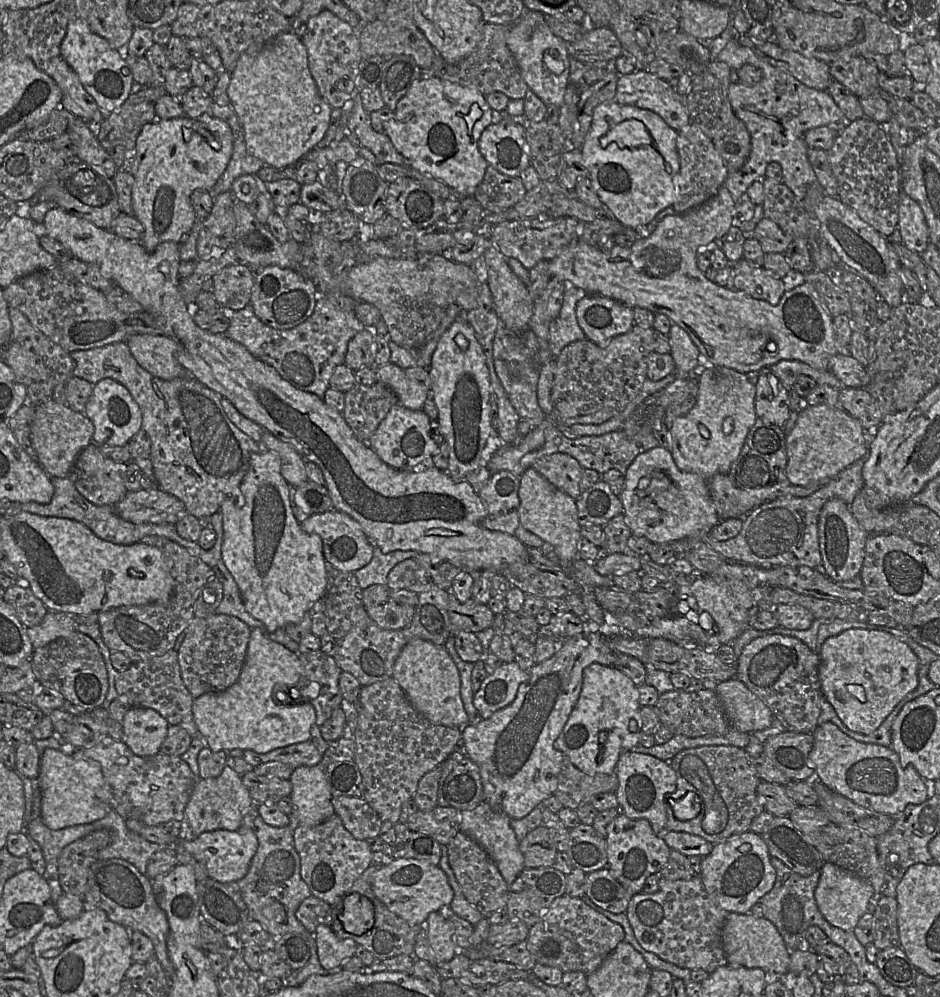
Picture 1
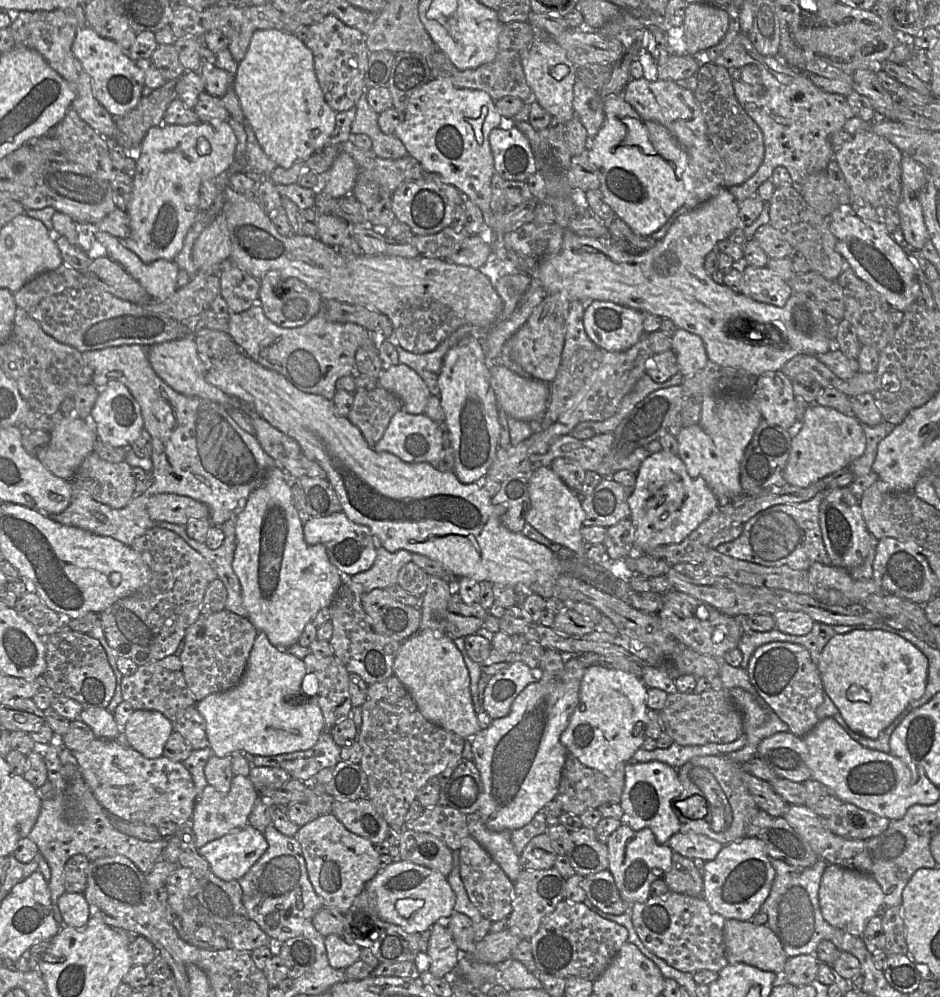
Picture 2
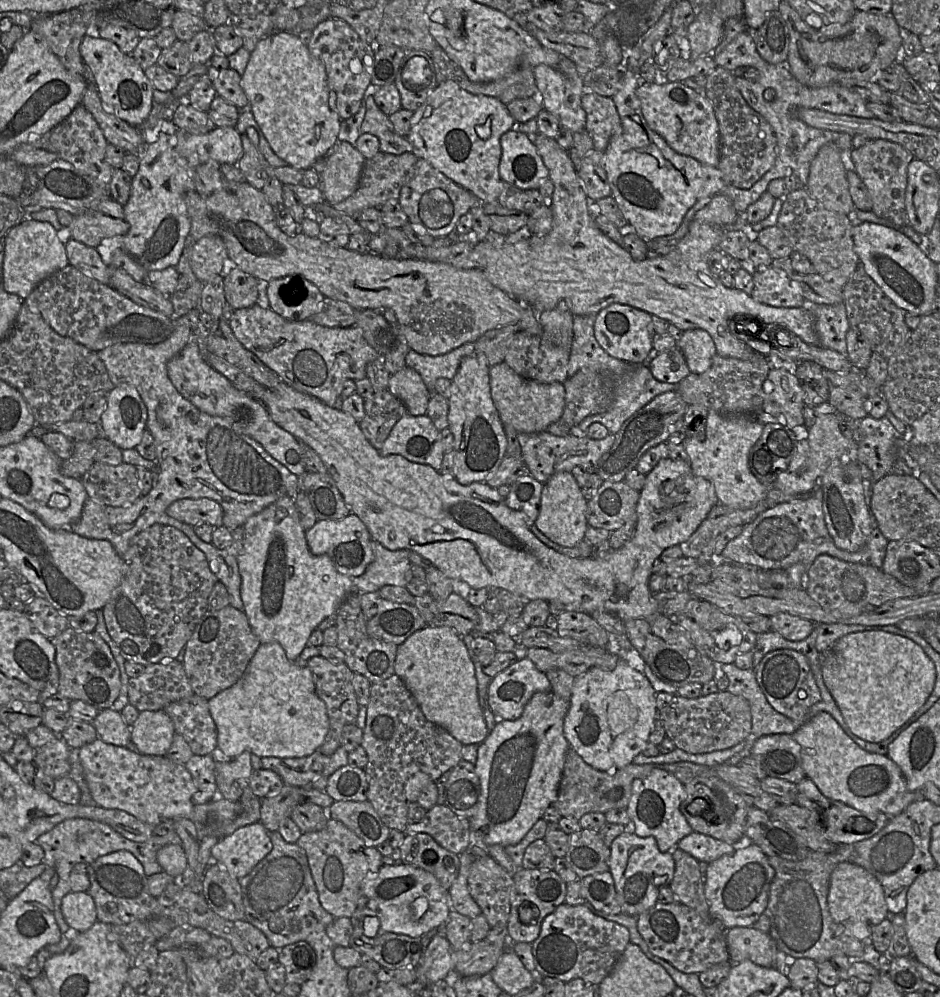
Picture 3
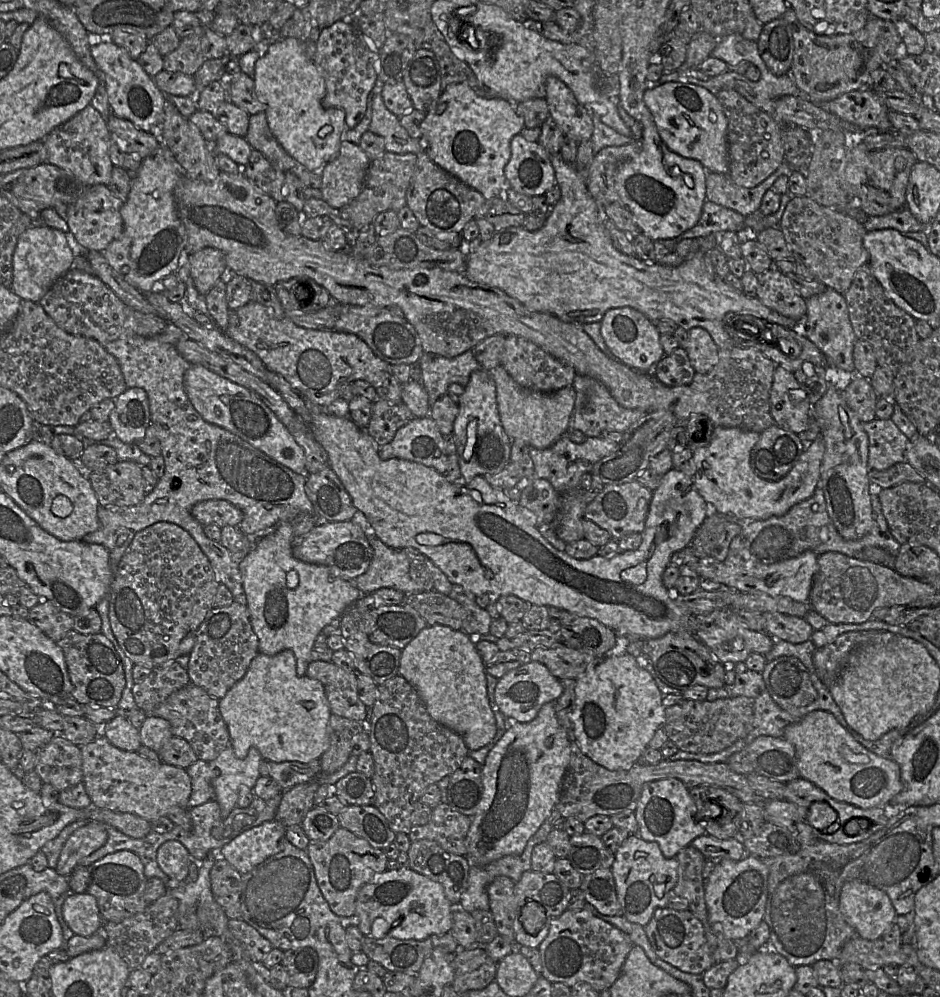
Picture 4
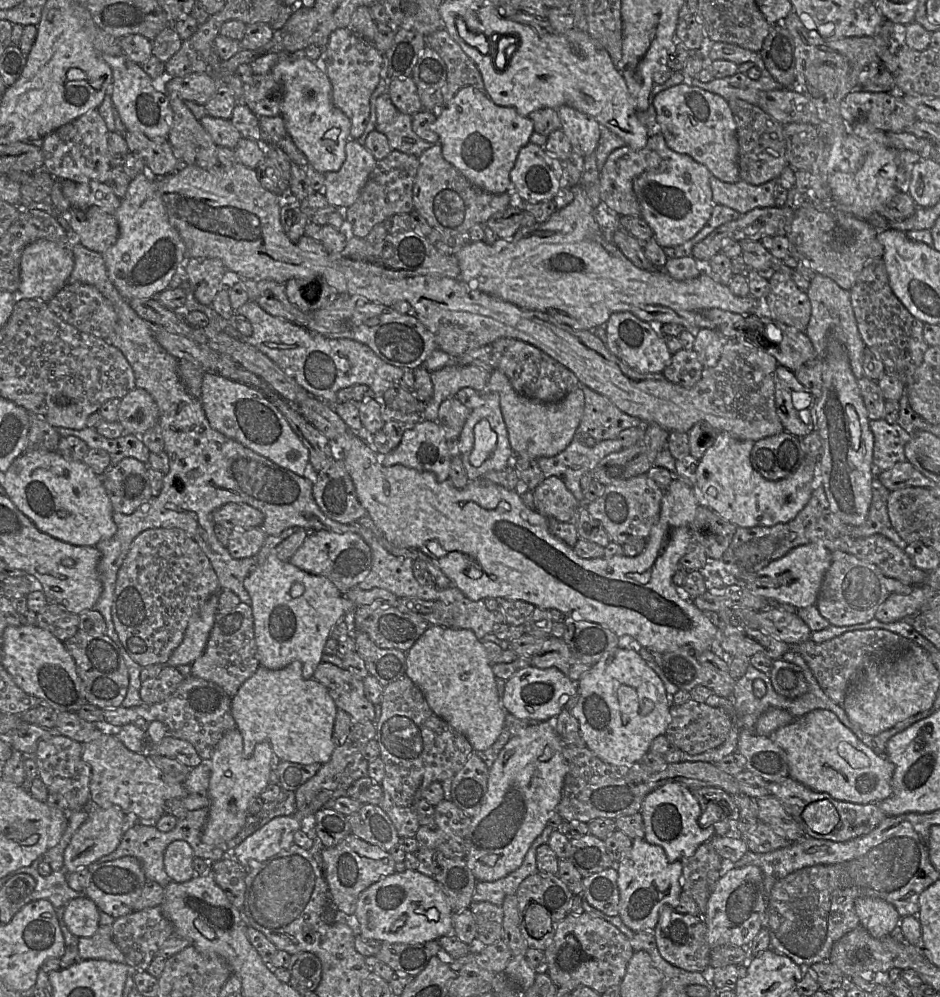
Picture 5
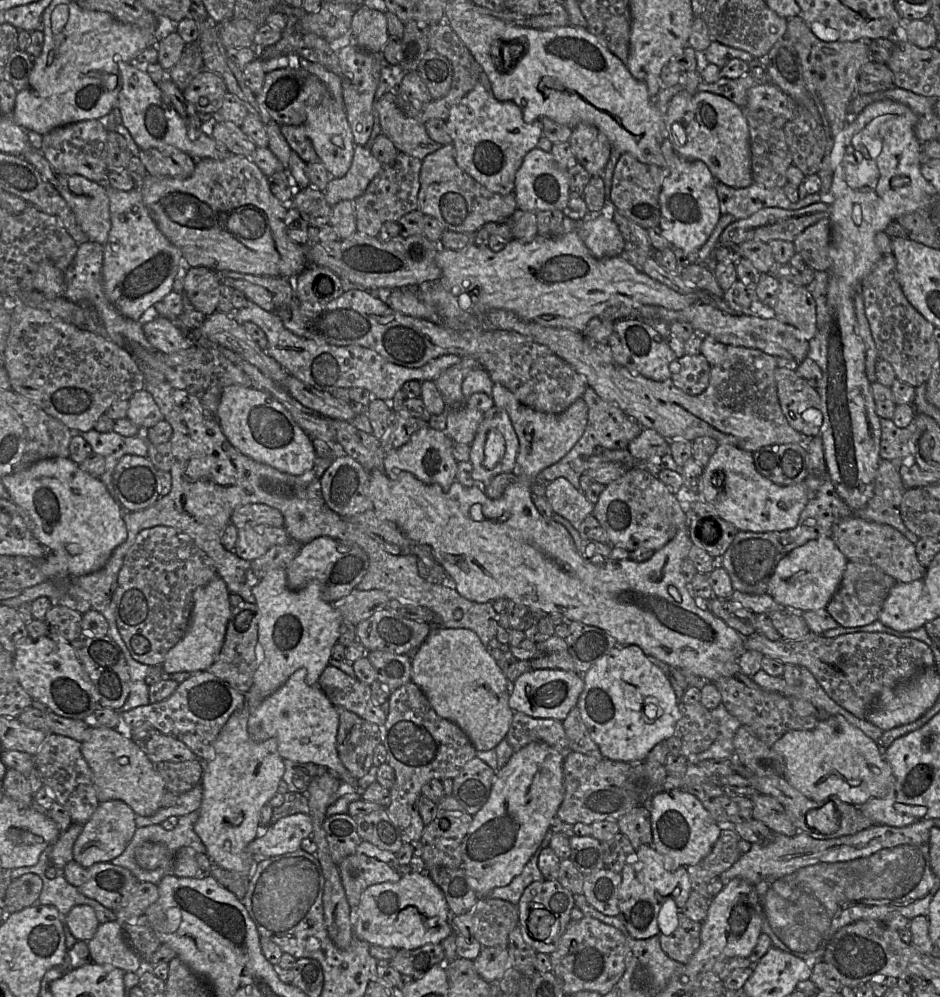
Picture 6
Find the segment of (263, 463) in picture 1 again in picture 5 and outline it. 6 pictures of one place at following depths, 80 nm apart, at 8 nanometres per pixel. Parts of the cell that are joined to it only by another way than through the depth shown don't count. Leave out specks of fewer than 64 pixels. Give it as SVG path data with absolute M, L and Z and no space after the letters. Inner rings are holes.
M270 554L250 572L244 580L244 587L251 598L259 665L278 670L299 661L302 663L303 678L313 679L315 669L322 662L324 646L331 630L344 616L350 616L355 606L328 578L301 570L289 561L280 560L276 554Z

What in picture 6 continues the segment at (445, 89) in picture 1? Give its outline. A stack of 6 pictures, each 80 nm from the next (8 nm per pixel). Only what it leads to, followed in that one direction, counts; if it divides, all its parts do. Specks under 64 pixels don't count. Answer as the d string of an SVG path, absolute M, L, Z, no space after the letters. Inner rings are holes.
M477 85L450 111L445 126L452 138L458 166L493 193L514 193L515 176L525 155L542 137L540 120L526 123L522 110L513 102L498 101L492 90Z

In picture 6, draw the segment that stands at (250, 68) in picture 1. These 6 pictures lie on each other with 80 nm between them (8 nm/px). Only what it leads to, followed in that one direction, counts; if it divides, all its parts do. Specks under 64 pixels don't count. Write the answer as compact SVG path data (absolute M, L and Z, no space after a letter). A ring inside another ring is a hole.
M302 60L299 66L317 76L328 89L326 98L310 110L302 126L306 136L312 142L320 162L325 166L329 174L335 178L342 178L351 166L356 144L344 108L340 77L319 63Z

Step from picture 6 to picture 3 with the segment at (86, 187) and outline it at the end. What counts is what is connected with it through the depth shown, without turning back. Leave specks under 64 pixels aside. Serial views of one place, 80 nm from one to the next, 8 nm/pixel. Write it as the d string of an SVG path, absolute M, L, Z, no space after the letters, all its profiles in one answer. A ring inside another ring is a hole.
M112 197L73 217L68 227L73 239L94 248L104 238L125 235L129 230L123 205Z

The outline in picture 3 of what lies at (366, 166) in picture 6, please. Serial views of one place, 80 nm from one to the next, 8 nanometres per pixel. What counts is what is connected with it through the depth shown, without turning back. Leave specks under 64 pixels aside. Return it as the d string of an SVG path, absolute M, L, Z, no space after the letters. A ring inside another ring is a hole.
M346 141L336 143L326 155L326 167L317 187L326 203L337 204L355 192L365 161L354 145Z

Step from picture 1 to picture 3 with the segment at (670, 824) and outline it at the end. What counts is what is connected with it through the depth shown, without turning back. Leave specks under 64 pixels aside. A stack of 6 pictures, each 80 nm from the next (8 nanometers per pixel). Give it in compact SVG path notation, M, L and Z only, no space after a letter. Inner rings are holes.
M698 776L684 785L686 799L682 802L680 810L685 816L693 831L711 836L728 844L738 845L744 837L745 821L750 805L730 785L716 776ZM697 797L707 800L712 811L705 817L695 816L688 812L688 805Z

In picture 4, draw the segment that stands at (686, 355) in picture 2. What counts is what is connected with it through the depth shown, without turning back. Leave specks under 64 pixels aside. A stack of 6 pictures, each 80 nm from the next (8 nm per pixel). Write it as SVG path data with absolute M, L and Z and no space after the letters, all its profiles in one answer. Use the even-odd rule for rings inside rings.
M694 327L688 331L686 347L691 365L698 374L710 372L719 360L719 348L707 330Z

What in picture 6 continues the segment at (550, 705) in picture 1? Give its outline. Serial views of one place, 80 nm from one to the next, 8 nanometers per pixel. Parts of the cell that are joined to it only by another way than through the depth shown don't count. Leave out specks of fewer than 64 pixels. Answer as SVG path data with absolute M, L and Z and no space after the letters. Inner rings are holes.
M531 743L514 752L507 764L496 771L489 798L473 816L461 843L462 868L477 899L488 897L494 888L508 885L523 871L543 841L564 797L563 761L562 755L552 747L544 743Z

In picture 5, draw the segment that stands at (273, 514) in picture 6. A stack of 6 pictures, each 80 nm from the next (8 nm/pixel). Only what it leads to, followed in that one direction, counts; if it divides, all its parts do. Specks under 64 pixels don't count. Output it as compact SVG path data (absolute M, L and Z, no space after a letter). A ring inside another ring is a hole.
M226 503L213 512L215 525L228 530L252 529L260 527L264 520L263 513L246 503Z

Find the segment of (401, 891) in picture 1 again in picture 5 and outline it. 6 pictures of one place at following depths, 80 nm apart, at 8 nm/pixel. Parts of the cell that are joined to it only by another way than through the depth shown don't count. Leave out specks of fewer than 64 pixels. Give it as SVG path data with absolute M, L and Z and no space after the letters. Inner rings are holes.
M405 870L382 877L359 895L355 916L358 933L370 940L423 943L453 933L453 909L441 885L418 872Z

